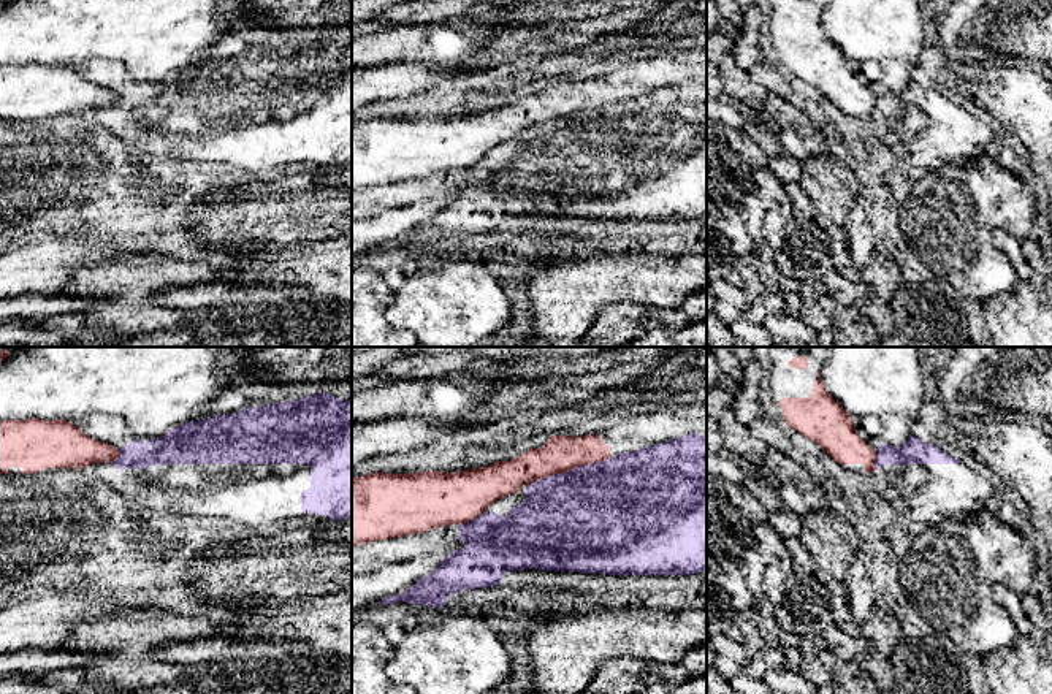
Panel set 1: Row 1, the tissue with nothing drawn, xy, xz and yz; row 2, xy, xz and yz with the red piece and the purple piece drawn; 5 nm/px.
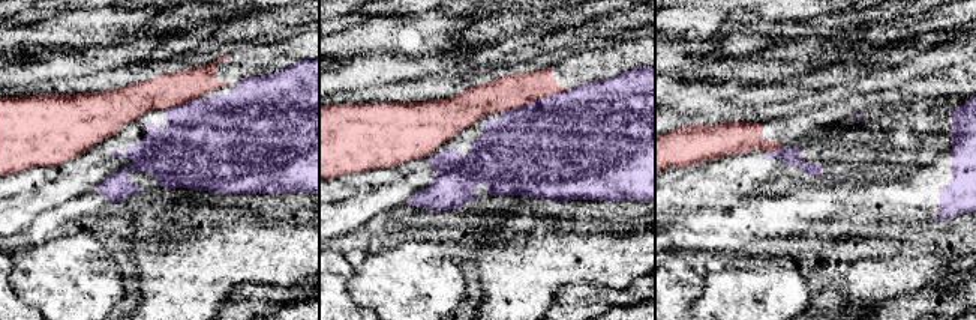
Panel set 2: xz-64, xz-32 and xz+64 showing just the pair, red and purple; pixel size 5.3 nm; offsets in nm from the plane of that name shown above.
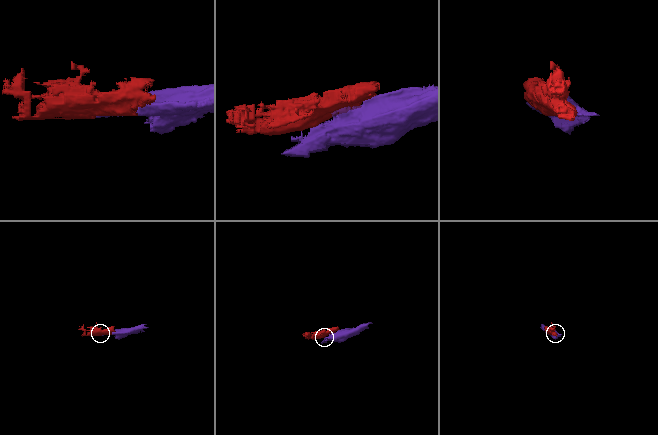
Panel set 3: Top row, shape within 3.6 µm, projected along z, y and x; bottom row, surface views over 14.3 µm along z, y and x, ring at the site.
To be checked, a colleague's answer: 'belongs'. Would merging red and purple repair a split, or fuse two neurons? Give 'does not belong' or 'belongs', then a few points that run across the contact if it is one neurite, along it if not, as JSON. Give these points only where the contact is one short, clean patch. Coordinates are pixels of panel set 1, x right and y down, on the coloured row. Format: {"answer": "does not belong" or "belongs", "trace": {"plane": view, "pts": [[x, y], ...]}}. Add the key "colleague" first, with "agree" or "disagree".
{"colleague": "disagree", "answer": "does not belong", "trace": {"plane": "xz", "pts": [[610, 455], [567, 471], [539, 477], [528, 485]]}}

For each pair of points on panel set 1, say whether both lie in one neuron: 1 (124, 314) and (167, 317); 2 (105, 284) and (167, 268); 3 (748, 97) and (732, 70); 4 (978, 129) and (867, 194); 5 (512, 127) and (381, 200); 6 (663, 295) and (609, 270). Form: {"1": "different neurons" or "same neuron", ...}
{"1": "same neuron", "2": "same neuron", "3": "same neuron", "4": "different neurons", "5": "different neurons", "6": "same neuron"}

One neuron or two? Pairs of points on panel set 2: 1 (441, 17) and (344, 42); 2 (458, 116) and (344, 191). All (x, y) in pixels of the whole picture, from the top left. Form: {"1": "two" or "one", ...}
{"1": "one", "2": "two"}

